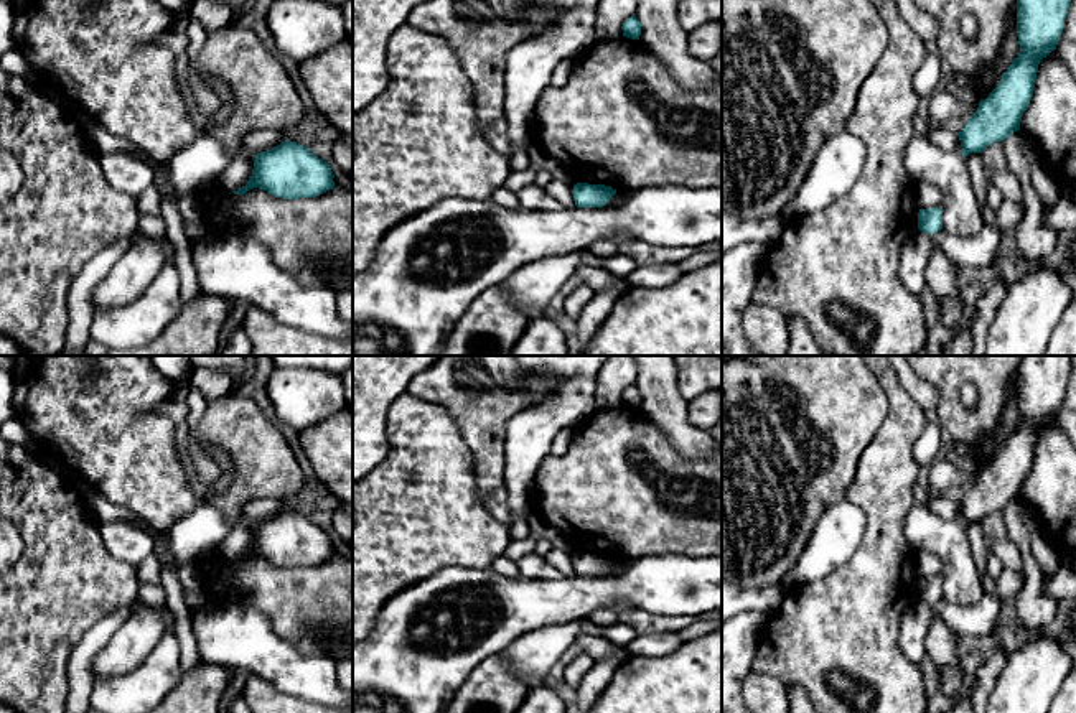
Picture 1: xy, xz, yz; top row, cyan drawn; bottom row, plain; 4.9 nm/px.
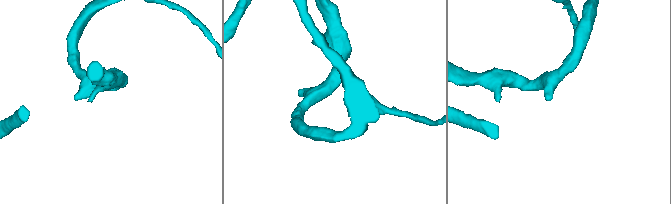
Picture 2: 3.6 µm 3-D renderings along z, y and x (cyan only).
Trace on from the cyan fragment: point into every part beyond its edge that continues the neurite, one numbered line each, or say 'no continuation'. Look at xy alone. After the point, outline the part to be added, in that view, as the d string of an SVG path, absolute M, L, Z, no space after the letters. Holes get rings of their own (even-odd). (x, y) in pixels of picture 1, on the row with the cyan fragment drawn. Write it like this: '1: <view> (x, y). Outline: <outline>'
no continuation

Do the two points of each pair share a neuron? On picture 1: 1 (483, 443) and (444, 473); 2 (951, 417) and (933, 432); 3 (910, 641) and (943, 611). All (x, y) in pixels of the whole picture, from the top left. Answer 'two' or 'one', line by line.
1: two
2: two
3: one

